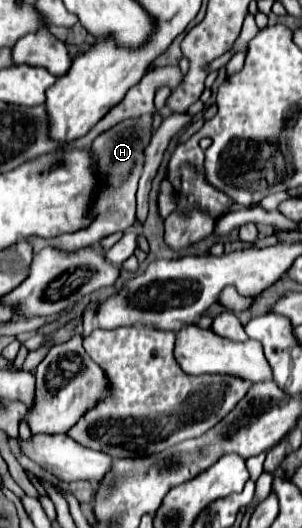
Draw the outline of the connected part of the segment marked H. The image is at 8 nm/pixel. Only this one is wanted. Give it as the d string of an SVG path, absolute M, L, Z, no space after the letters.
M147 114L143 118L129 118L127 122L119 122L117 126L113 126L111 130L99 134L93 144L91 144L91 154L93 154L93 166L91 170L95 172L99 186L97 192L93 194L93 202L91 202L91 224L71 232L71 234L61 234L55 238L27 238L27 242L31 242L33 252L37 254L39 250L43 250L43 246L51 246L55 250L61 252L75 252L79 248L87 248L93 246L95 242L99 242L101 238L115 234L115 232L123 232L127 230L133 222L135 222L135 192L137 192L137 182L141 178L143 172L143 160L145 160L145 150L151 142L155 134L153 128L153 116Z

